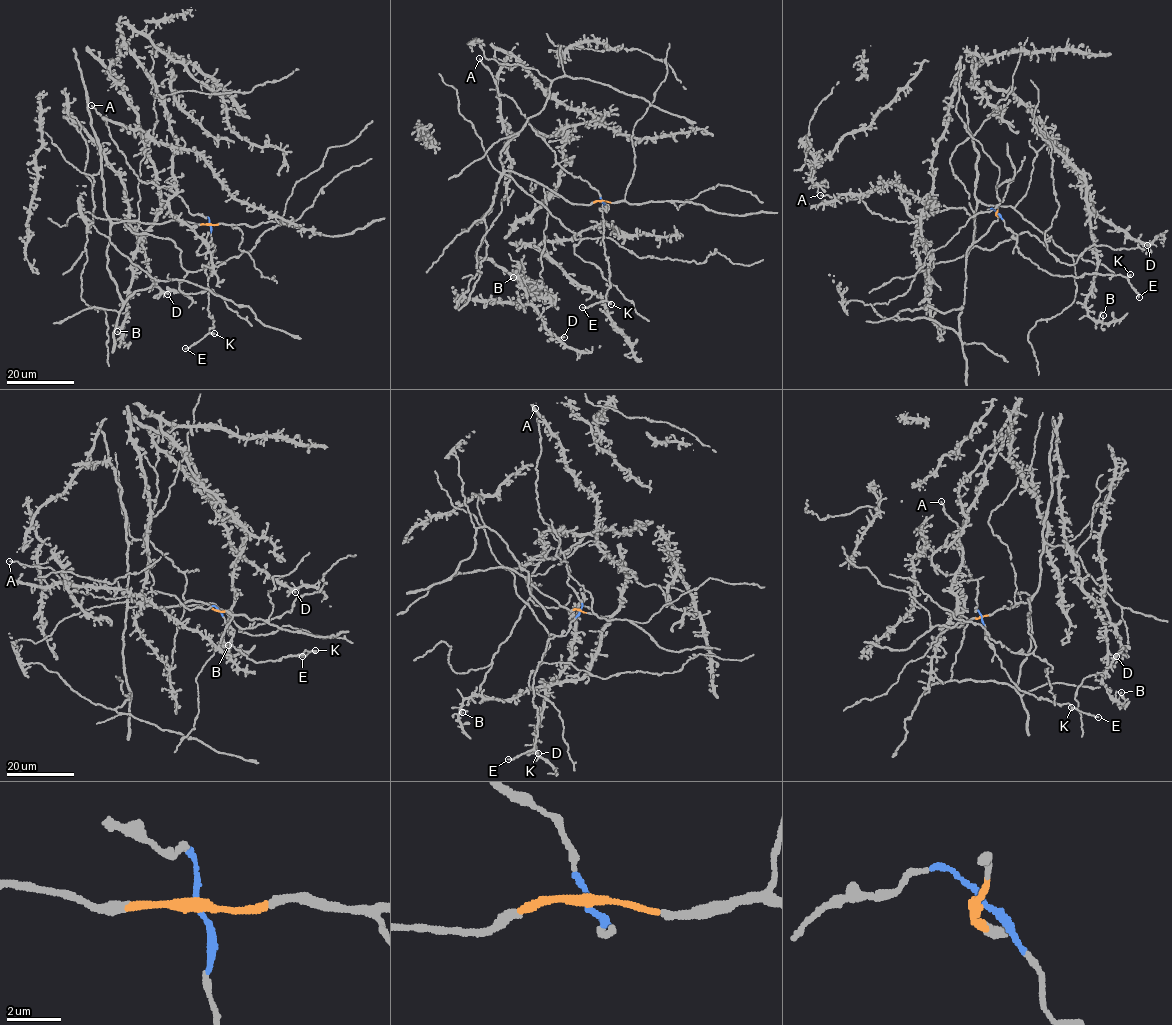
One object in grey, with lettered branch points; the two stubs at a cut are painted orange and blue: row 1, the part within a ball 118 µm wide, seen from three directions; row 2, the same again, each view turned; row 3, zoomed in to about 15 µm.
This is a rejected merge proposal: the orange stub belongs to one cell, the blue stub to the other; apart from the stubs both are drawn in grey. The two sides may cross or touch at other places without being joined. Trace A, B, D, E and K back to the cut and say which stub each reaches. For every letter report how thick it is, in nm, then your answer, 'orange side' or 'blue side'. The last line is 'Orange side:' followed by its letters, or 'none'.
A: 200 nm | blue side
B: 180 nm | orange side
D: 240 nm | orange side
E: 190 nm | blue side
K: 400 nm | blue side
Orange side: B, D

